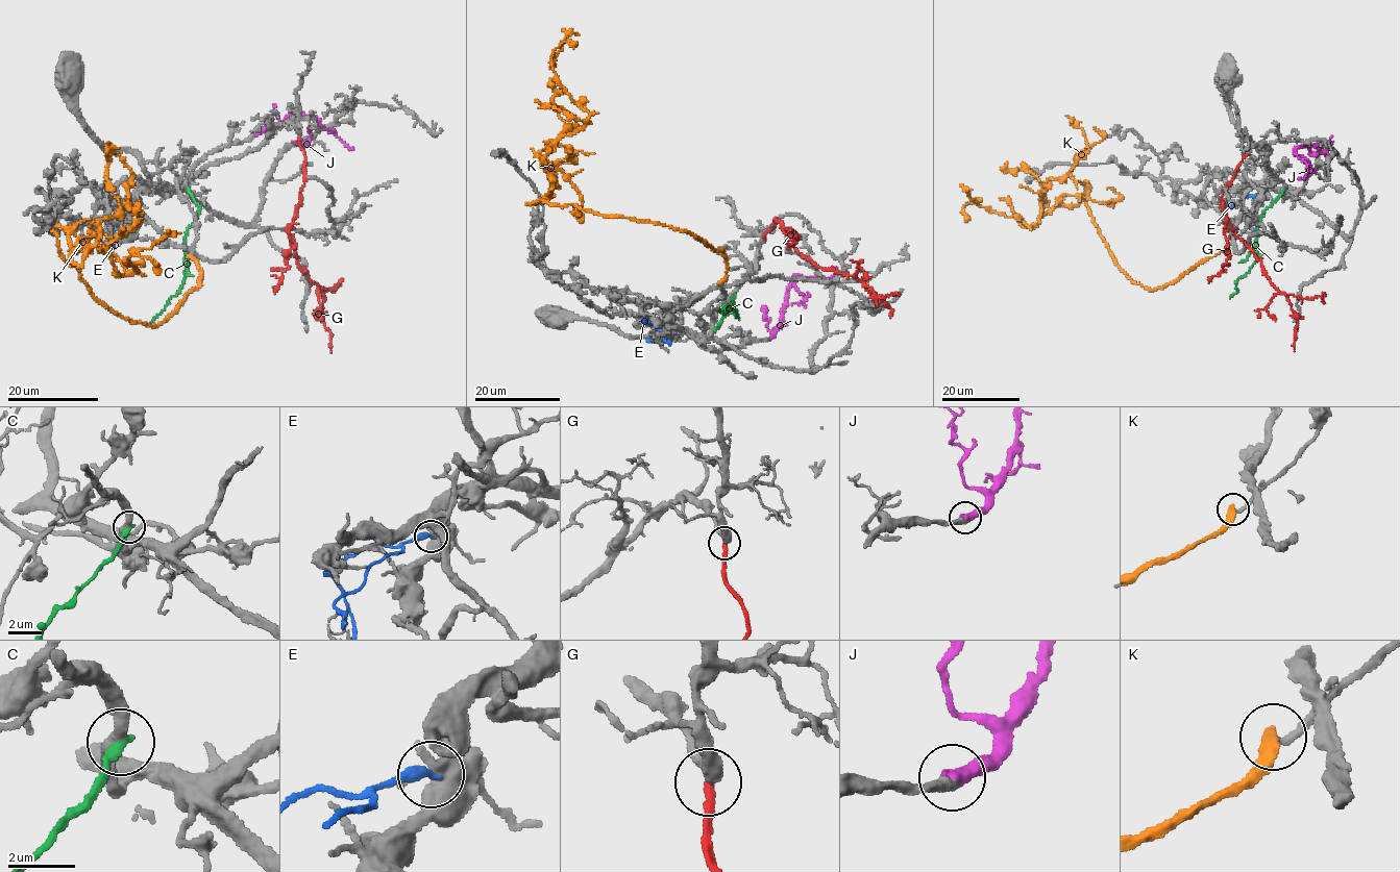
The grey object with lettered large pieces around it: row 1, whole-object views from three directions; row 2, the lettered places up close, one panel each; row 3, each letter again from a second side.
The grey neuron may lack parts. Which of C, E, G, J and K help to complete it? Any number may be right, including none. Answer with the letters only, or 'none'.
J

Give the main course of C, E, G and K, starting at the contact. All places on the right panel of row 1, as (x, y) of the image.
C: (1284, 189), (1260, 219), (1256, 244), (1258, 259), (1236, 279), (1236, 292), (1229, 298)
E: (1262, 194), (1256, 193), (1255, 197), (1256, 231)
G: (1248, 154), (1222, 195), (1223, 210), (1233, 233), (1251, 250), (1275, 289), (1287, 297), (1297, 318), (1295, 352)
K: (1228, 244), (1146, 288), (1093, 221), (1088, 182), (1078, 202), (1041, 214), (1042, 200), (1033, 226), (972, 189)

